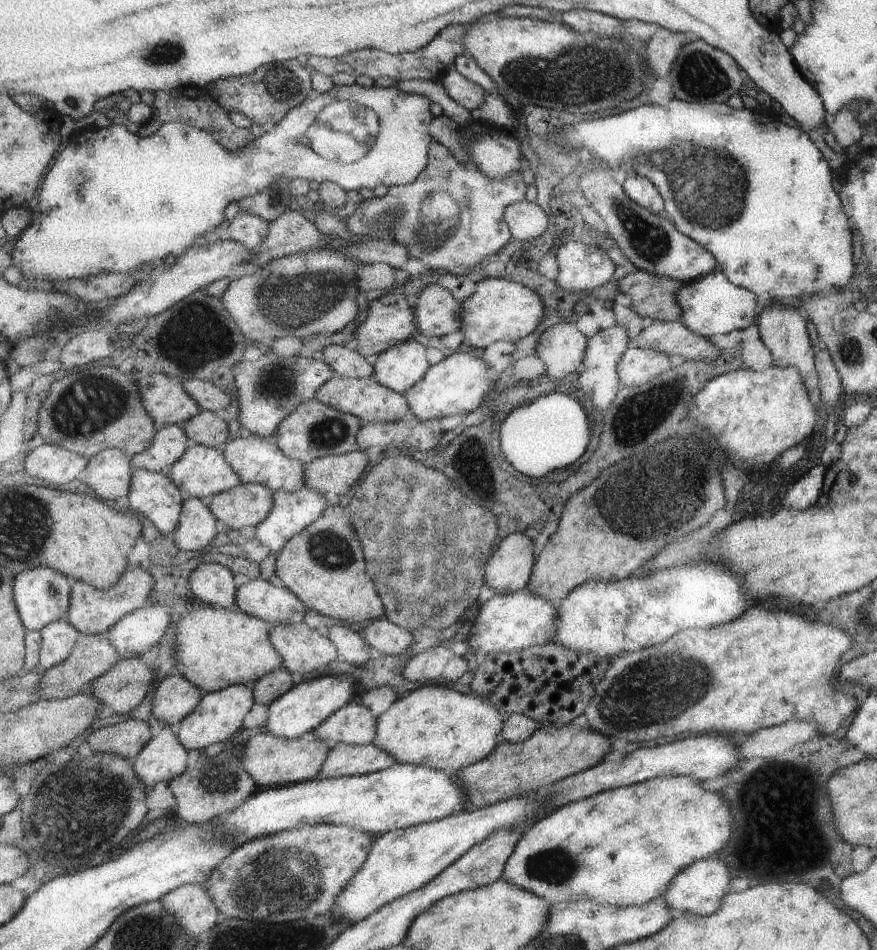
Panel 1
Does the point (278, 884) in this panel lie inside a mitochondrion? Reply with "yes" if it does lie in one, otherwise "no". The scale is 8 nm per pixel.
yes

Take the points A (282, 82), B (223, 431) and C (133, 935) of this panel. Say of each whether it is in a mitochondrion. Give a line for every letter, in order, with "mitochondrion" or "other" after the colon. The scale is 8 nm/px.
A: mitochondrion
B: other
C: mitochondrion

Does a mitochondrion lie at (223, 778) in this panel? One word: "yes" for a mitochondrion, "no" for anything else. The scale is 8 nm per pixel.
yes

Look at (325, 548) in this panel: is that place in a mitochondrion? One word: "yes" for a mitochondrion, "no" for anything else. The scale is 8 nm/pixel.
yes

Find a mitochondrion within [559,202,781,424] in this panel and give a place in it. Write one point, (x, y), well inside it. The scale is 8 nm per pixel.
(662, 398)

